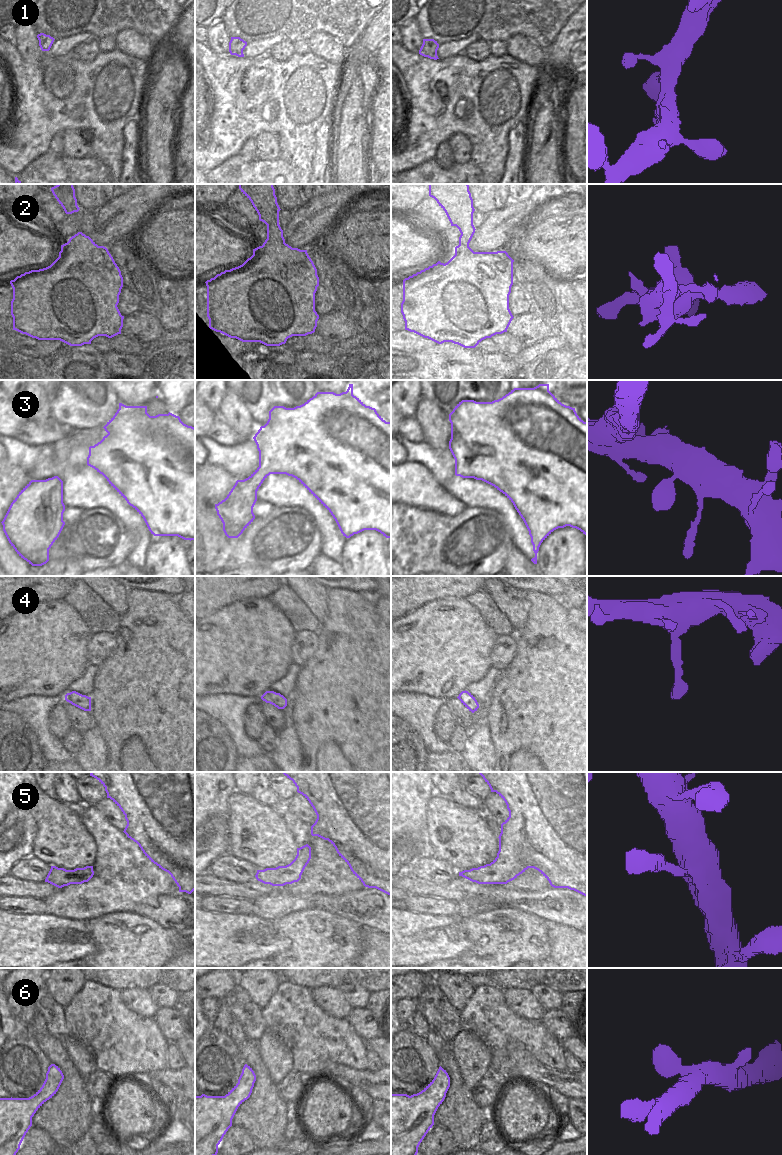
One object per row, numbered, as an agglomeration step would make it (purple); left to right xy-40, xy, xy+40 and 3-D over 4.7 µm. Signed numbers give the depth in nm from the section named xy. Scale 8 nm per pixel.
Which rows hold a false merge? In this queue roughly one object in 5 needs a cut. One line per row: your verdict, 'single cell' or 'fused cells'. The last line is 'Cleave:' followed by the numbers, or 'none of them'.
1: single cell
2: single cell
3: single cell
4: single cell
5: single cell
6: single cell
Cleave: none of them

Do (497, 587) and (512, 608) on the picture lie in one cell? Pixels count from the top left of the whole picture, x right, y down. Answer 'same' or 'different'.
same

